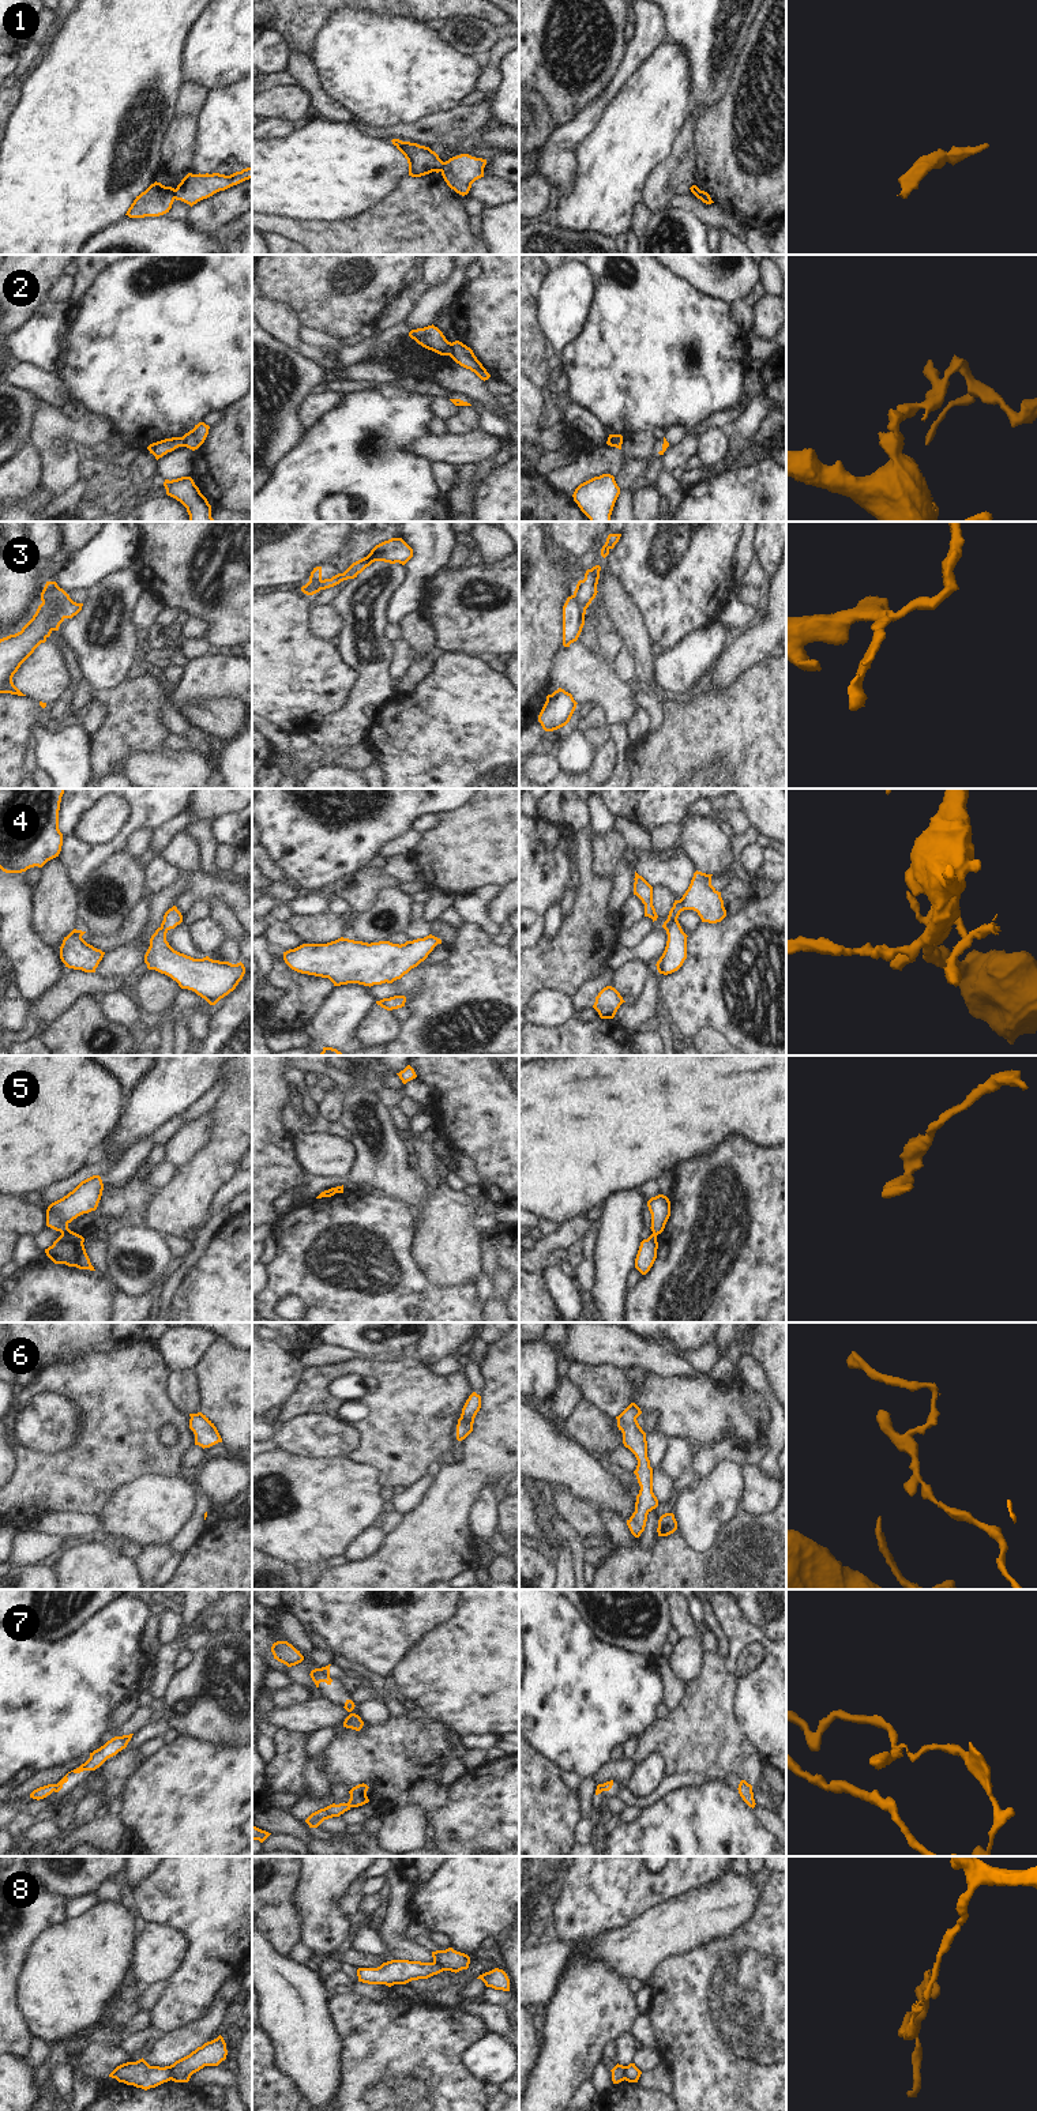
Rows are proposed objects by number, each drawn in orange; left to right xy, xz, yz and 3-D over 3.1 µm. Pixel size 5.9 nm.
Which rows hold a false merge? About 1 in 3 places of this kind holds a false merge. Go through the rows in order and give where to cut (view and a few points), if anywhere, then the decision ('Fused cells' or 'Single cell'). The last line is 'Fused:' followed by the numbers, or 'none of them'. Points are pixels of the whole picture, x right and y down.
1: Split along xy (176, 189), (173, 198). Fused cells
2: Split along xz (451, 343), (447, 354). Fused cells
3: Split along xy (42, 601), (55, 604), (64, 617). Fused cells
4: Split along yz (676, 919), (665, 929). Fused cells
5: Split along xy (70, 1230), (62, 1234). Fused cells
6: No split. Single cell
7: Split along xy (56, 1784), (53, 1790). Fused cells
8: Split along xy (168, 2066), (171, 2078). Fused cells
Fused: 1, 2, 3, 4, 5, 7, 8

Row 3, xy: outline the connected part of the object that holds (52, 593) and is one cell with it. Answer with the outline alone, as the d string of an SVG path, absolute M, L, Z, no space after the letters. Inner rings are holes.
M46 582L41 592L41 601L53 602L61 609L64 618L72 618L82 610L83 606L83 603L74 602L69 595L57 586L56 582Z

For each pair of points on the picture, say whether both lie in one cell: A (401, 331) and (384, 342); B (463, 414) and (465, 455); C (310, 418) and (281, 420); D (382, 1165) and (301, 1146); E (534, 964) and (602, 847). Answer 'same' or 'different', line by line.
A: same
B: different
C: different
D: different
E: different

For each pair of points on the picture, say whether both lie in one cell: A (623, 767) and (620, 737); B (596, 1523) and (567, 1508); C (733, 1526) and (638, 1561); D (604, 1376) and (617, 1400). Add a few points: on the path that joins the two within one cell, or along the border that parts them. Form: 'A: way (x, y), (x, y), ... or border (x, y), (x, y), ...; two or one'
A: way (623, 760), (623, 744); one
B: way (589, 1521), (574, 1509); one
C: way (718, 1551), (707, 1562), (664, 1562); one
D: way (604, 1381), (612, 1391), (612, 1395); one

